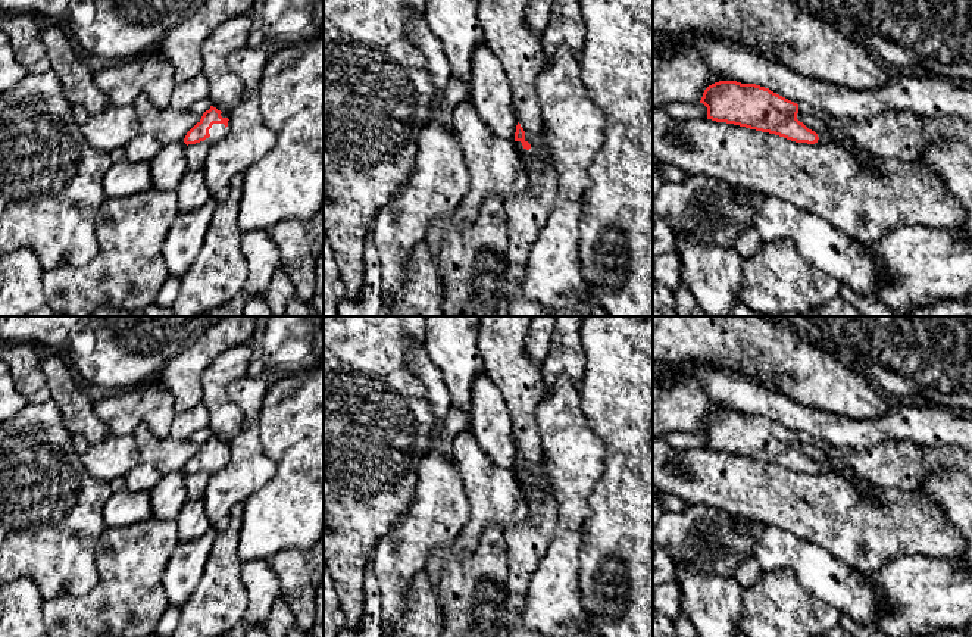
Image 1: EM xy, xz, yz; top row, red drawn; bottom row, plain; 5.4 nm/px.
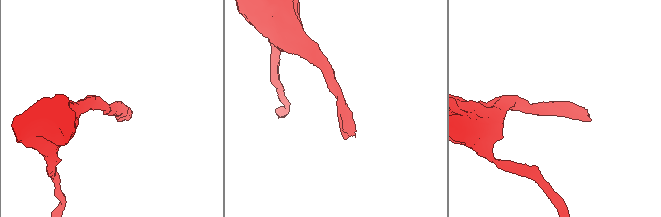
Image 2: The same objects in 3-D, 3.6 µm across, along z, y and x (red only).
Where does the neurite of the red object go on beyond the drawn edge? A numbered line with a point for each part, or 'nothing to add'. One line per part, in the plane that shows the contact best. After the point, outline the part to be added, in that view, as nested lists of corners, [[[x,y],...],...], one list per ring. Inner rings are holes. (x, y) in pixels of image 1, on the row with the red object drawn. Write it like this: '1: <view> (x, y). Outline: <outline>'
1: xy (218, 131). Outline: [[[228,121],[228,125],[225,127],[224,124],[213,124],[212,128],[209,129],[210,137],[206,138],[204,141],[209,146],[213,146],[219,140],[225,138],[228,135],[228,131],[231,128],[231,122]]]

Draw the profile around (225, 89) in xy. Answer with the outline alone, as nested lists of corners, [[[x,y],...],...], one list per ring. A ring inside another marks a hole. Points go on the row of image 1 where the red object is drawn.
[[[254,13],[222,22],[201,44],[203,75],[209,81],[207,102],[224,113],[231,113],[243,102],[243,82],[231,72],[228,56],[247,47],[247,38],[257,25]]]

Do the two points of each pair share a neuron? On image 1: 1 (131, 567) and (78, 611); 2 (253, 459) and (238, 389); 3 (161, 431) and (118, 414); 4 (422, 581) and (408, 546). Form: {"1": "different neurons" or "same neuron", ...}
{"1": "same neuron", "2": "same neuron", "3": "same neuron", "4": "different neurons"}

